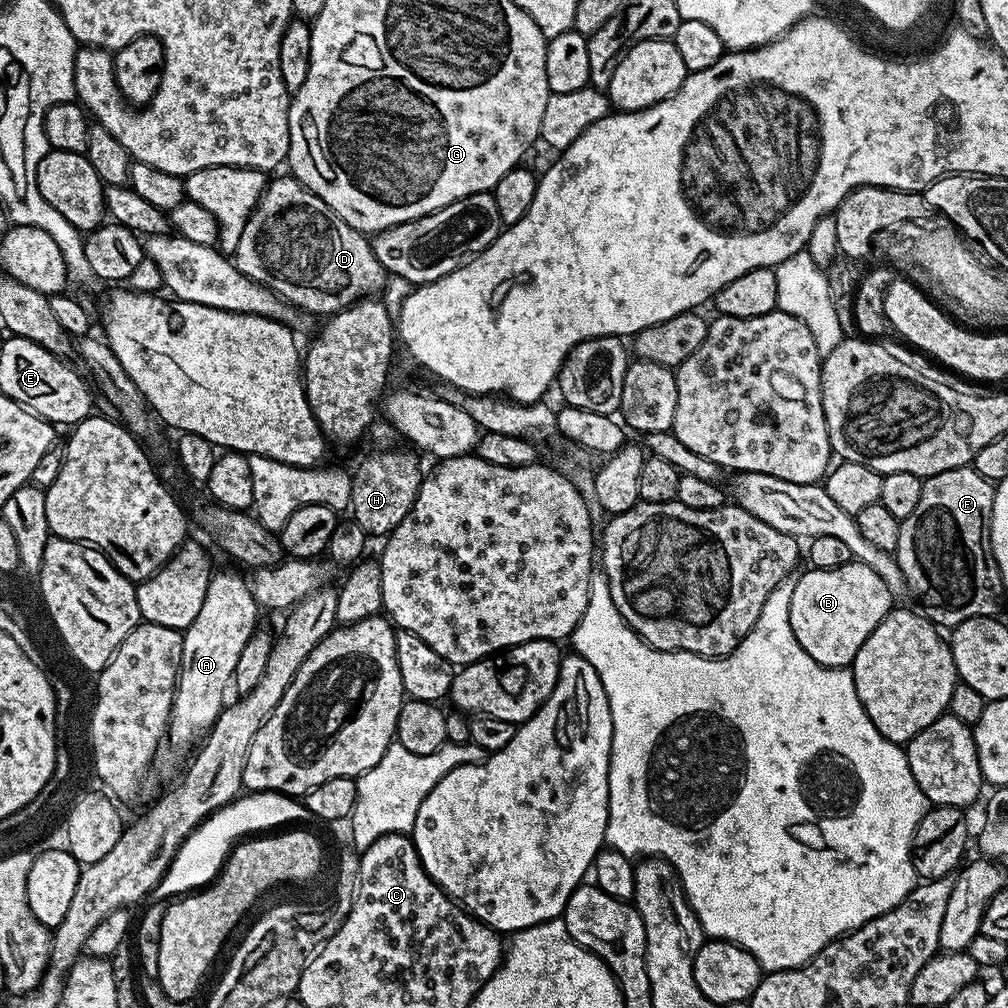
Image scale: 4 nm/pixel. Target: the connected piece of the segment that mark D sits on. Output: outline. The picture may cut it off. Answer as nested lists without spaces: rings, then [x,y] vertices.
[[[285,174],[275,180],[269,179],[268,185],[259,202],[254,206],[242,234],[236,239],[234,263],[242,275],[276,292],[282,300],[295,305],[300,312],[317,312],[320,318],[333,312],[340,312],[358,300],[371,297],[384,284],[386,273],[374,254],[369,237],[354,230],[318,194],[314,194],[300,183],[295,176]]]

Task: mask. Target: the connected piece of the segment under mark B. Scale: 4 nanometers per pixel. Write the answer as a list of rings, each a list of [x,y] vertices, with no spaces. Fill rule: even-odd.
[[[853,562],[846,566],[838,566],[834,570],[818,570],[812,568],[808,572],[799,573],[800,581],[792,584],[792,597],[790,598],[790,626],[794,630],[794,638],[818,662],[827,668],[848,668],[852,659],[858,654],[862,642],[870,638],[873,630],[886,618],[886,614],[894,607],[894,597],[886,582],[870,566]]]

